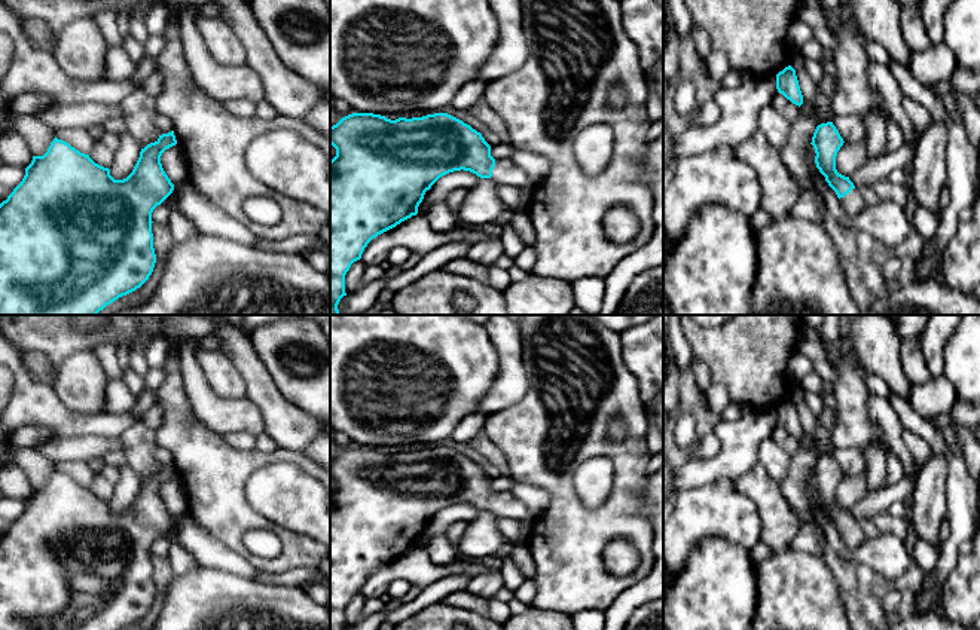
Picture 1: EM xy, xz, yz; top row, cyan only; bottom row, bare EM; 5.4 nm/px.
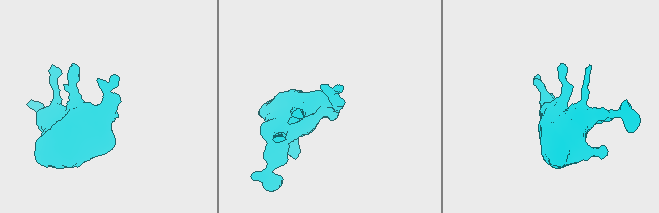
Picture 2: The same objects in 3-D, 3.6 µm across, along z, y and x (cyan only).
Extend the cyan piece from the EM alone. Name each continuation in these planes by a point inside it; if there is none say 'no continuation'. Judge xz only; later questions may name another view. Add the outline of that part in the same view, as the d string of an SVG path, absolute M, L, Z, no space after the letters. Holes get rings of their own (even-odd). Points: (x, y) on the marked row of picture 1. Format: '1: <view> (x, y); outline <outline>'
1: xz (506, 173); outline M510 158L495 160L491 178L497 184L515 186L518 189L525 186L535 186L526 175L526 172L520 169Z

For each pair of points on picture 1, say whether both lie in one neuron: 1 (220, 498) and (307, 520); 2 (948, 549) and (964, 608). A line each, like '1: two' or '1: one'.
1: two
2: two

